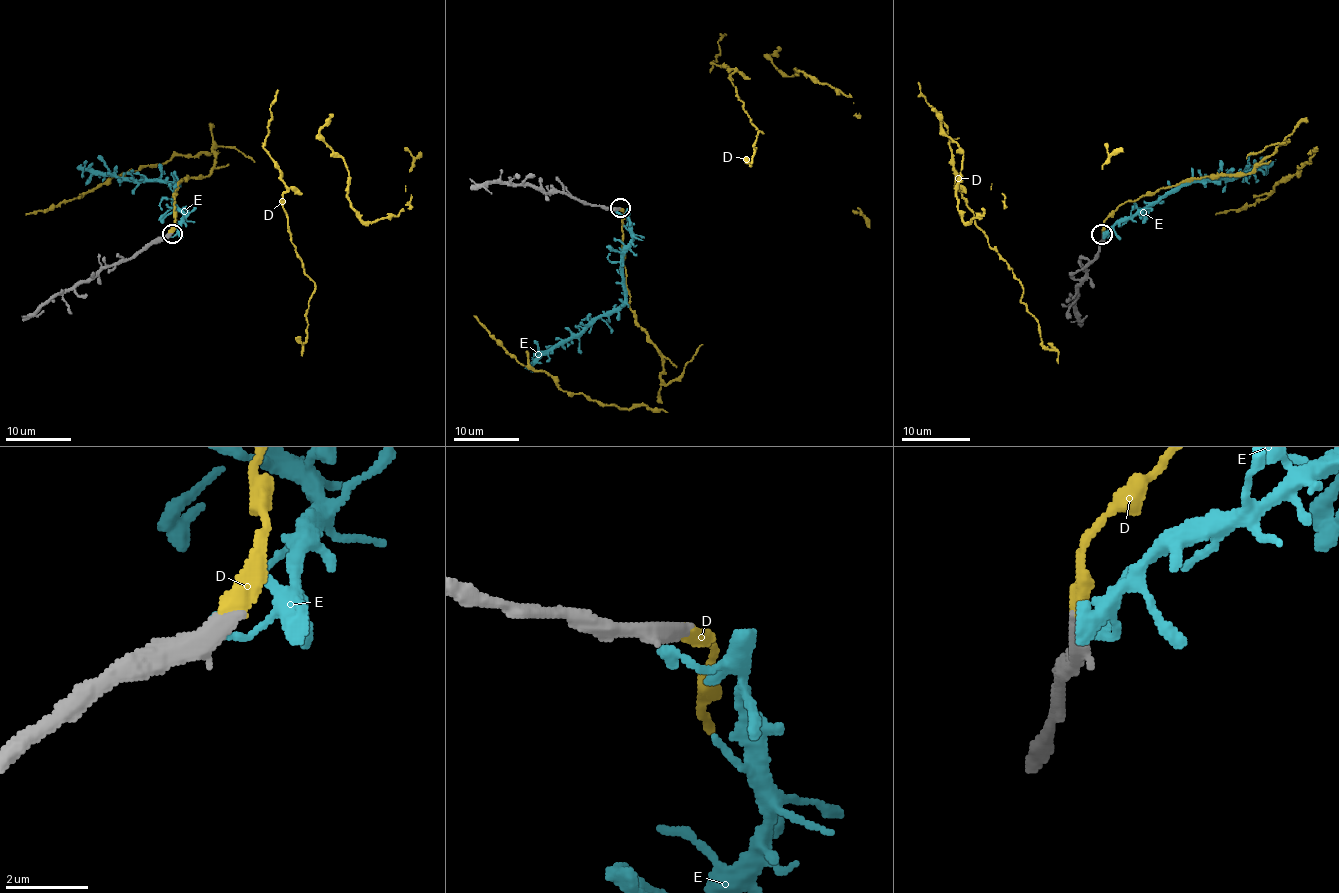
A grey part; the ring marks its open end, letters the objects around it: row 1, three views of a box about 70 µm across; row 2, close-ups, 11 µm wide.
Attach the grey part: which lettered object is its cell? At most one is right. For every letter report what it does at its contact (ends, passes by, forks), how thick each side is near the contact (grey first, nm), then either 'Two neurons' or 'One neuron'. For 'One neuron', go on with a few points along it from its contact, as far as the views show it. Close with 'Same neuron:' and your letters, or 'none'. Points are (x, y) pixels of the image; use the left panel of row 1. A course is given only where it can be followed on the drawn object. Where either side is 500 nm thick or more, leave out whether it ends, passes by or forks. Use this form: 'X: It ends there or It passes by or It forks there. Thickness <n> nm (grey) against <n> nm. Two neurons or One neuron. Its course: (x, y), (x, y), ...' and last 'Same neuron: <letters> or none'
D: Thickness 500 nm (grey) against 440 nm. Two neurons
E: Thickness 650 nm (grey) against 340 nm. Two neurons
Same neuron: none

